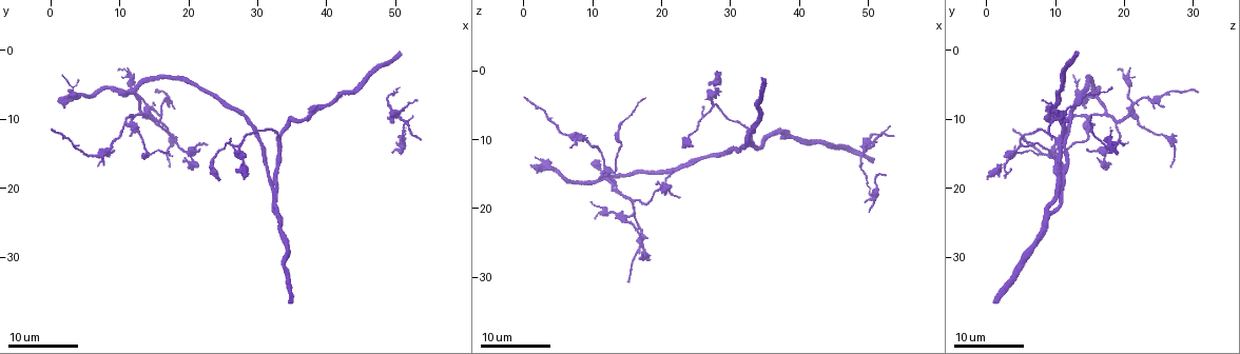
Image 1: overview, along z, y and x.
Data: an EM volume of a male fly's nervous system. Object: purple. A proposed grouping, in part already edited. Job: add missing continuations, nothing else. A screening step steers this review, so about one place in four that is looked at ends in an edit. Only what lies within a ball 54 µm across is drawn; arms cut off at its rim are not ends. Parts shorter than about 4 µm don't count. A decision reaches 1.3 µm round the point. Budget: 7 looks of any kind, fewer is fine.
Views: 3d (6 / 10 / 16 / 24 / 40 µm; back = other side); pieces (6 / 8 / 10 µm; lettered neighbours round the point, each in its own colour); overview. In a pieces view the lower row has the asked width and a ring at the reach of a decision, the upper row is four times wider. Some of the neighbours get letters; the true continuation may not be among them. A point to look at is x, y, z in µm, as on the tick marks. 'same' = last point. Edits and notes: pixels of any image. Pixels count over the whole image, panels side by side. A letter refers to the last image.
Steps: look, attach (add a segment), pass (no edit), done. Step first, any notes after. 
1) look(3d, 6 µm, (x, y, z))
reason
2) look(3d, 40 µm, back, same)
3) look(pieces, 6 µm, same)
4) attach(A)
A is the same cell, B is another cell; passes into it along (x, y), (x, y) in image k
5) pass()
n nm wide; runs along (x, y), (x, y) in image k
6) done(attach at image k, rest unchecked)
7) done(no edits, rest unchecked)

look(3d, 16 µm, (17.5, 15.5, 4.0))
an open end

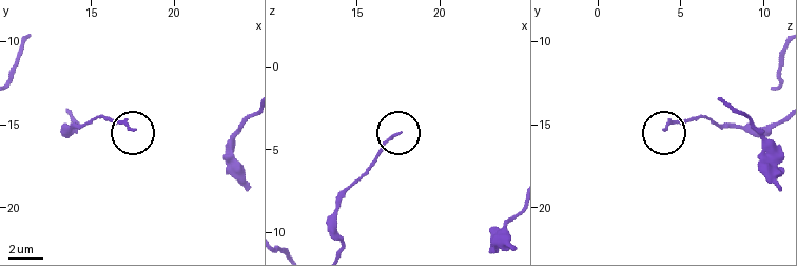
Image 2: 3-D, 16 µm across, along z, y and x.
look(pieces, 10 µm, (17.6, 15.3, 3.9))

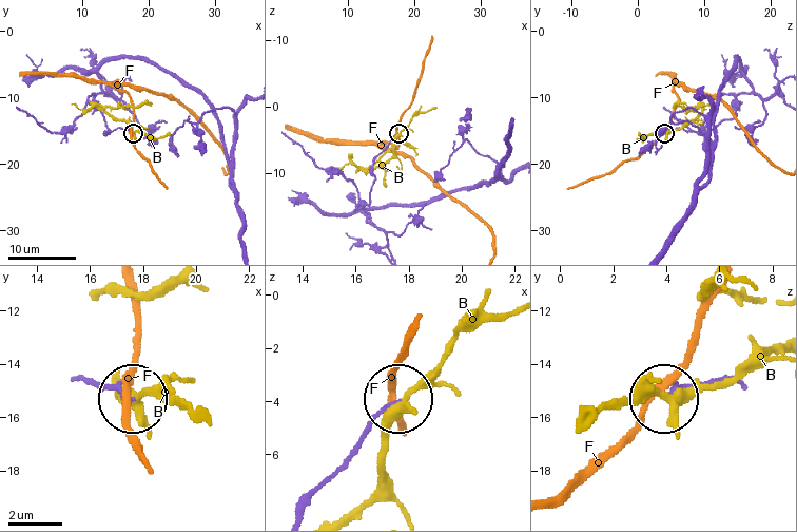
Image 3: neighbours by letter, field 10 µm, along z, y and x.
pass()
B and F are other cells; runs along (296, 509), (394, 402) in image 3; none of them fits

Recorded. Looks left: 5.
look(3d, 24 µm, (26.0, 13.0, 5.5))
free end

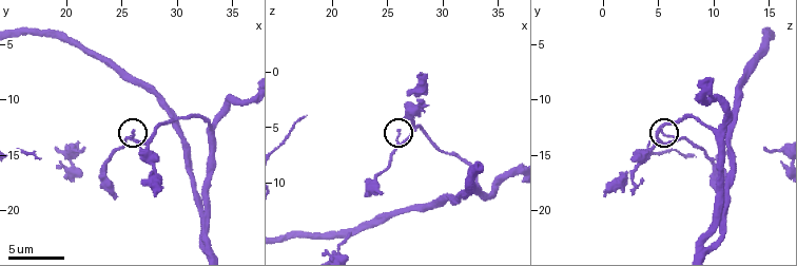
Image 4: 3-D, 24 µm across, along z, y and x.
look(pieces, 8 µm, (26.0, 13.0, 5.2))
see the neighbours

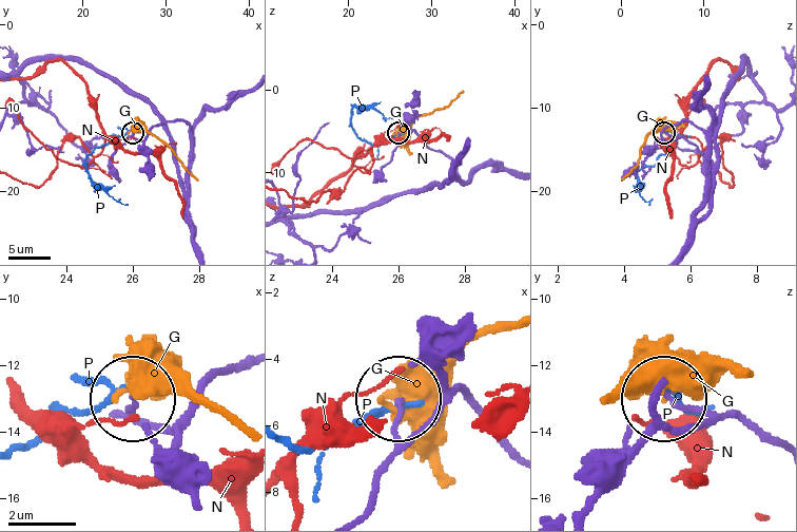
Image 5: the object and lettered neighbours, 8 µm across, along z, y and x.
pass()
G, N and P are other cells; none of them fits

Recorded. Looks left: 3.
look(pieces, 10 µm, (28.2, 18.8, 0.0))
an open end

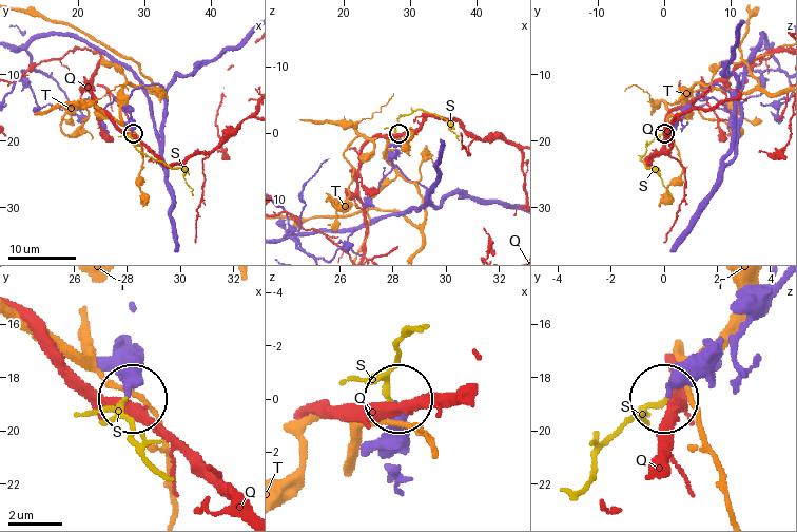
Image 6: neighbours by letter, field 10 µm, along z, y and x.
attach(S)
S is the same cell, Q and T are other cells; passes into it along (733, 334), (665, 401), (640, 413), (599, 454), (581, 492) in image 6; the cell continues

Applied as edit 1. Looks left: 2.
done(attach at image 6, rest unchecked)

